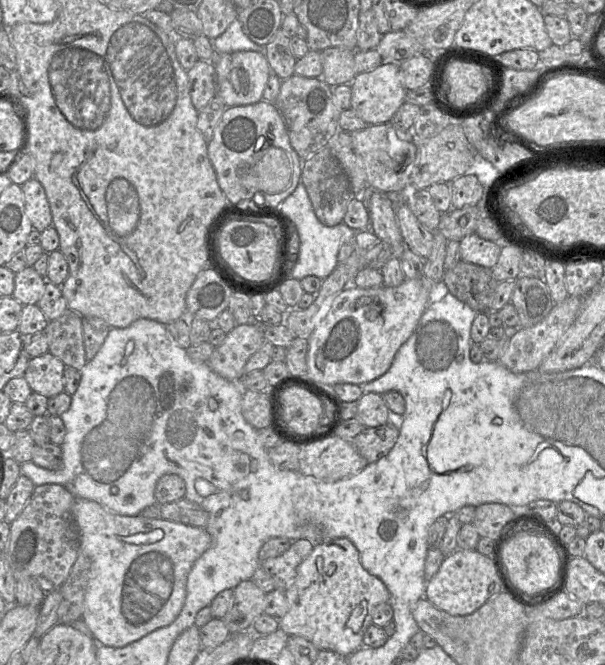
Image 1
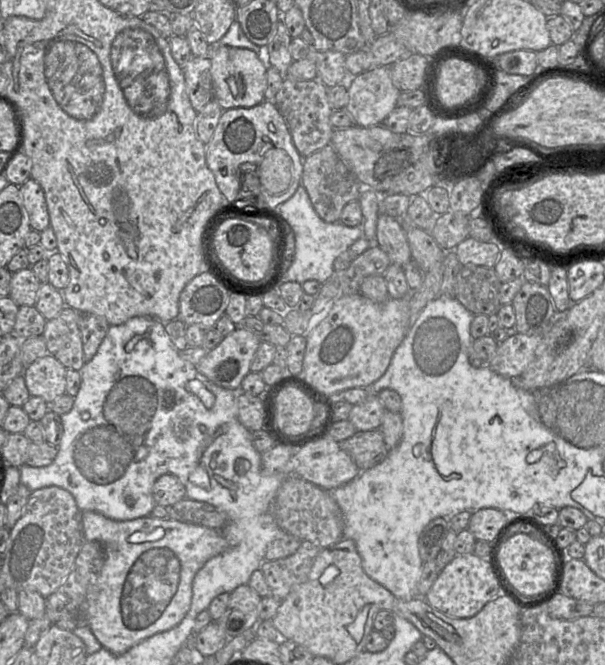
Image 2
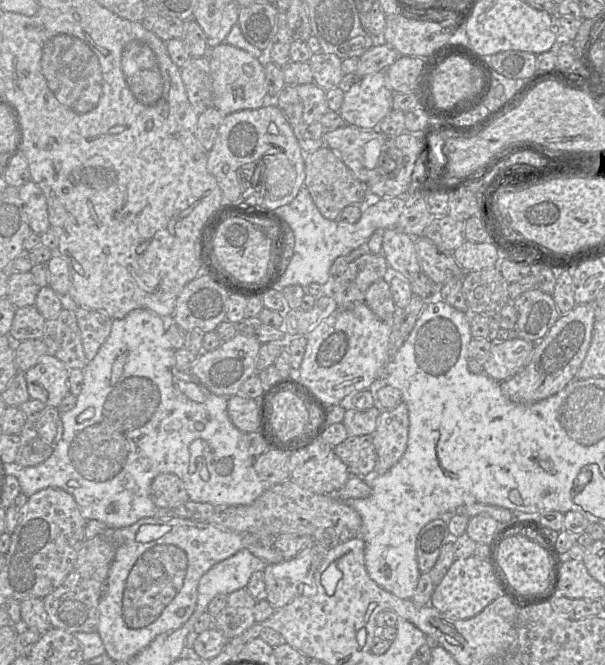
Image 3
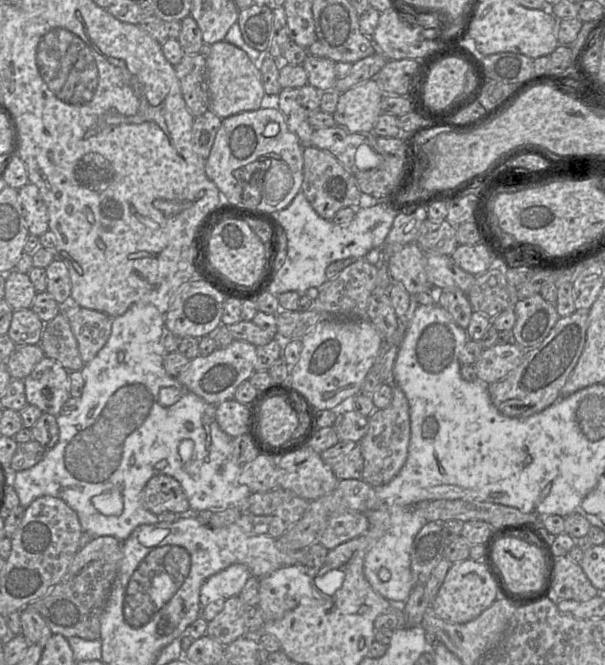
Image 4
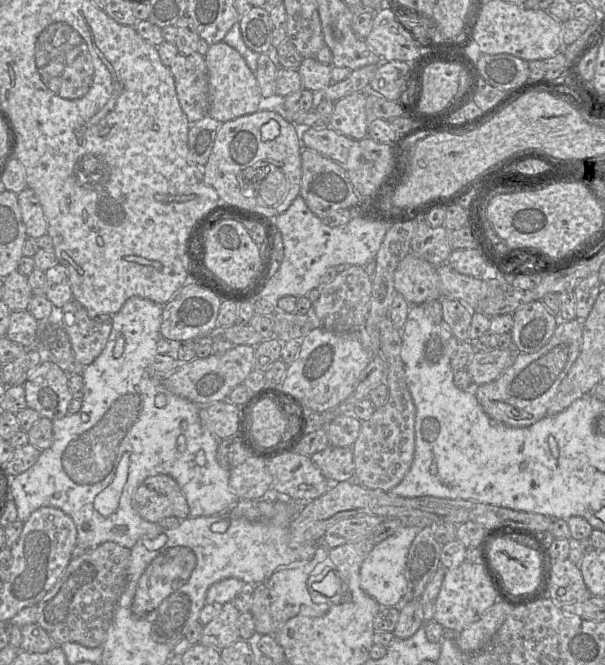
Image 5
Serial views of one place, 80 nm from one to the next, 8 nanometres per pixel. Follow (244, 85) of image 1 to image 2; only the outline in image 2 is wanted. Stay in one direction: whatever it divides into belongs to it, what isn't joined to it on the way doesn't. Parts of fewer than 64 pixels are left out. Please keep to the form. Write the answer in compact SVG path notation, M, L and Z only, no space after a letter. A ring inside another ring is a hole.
M217 45L216 54L211 59L211 75L213 85L213 98L224 109L251 108L265 100L264 93L267 87L266 67L258 55L244 48Z

